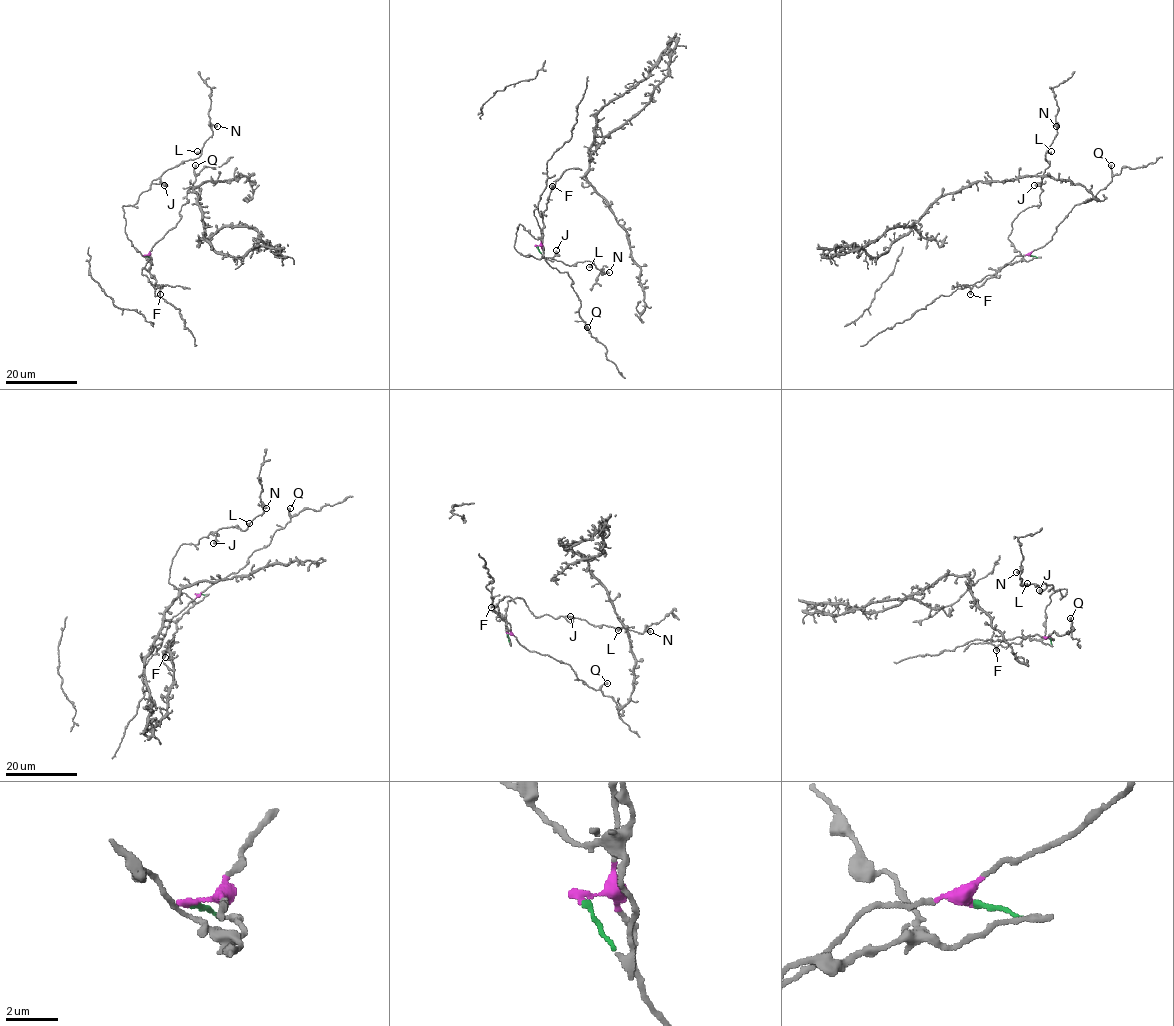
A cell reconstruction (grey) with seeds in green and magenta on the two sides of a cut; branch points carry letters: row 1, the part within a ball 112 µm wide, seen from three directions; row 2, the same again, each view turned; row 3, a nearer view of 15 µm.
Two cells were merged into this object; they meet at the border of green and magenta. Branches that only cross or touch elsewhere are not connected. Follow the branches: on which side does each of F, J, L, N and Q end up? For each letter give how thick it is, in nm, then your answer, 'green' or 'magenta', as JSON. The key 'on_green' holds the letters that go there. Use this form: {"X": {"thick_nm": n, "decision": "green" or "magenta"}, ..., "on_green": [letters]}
{"F": {"thick_nm": 500, "decision": "green"}, "J": {"thick_nm": 550, "decision": "green"}, "L": {"thick_nm": 360, "decision": "green"}, "N": {"thick_nm": 400, "decision": "green"}, "Q": {"thick_nm": 360, "decision": "magenta"}, "on_green": ["F", "J", "L", "N"]}

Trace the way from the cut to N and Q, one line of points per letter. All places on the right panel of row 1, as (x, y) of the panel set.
N: (1031, 256), (1038, 257), (1025, 261), (1008, 238), (1016, 216), (1041, 204), (1056, 126)
Q: (1031, 256), (1051, 239), (1056, 228), (1076, 204), (1091, 201), (1112, 180), (1112, 165)

